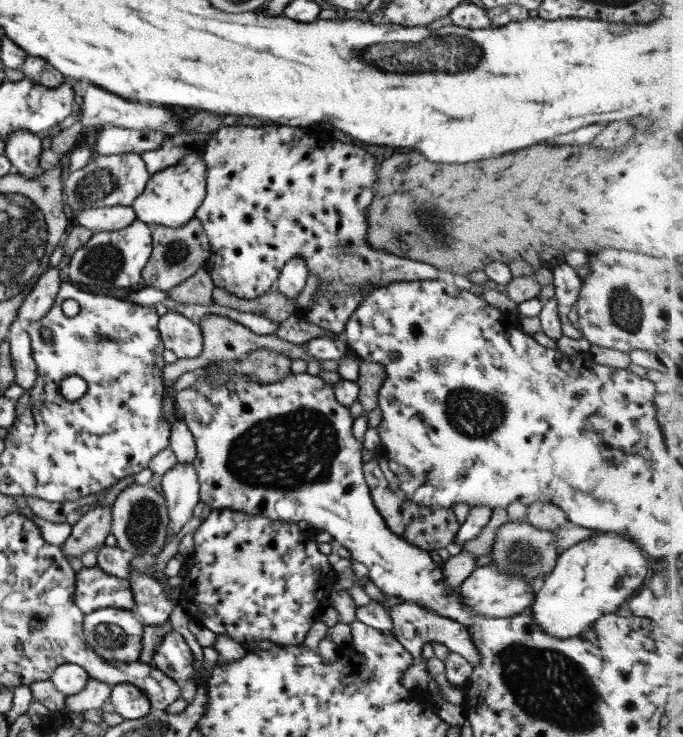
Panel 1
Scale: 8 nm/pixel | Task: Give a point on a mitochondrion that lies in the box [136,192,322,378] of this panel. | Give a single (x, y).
(177, 252)

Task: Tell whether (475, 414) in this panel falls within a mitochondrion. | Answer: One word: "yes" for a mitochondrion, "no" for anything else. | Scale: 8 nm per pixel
yes

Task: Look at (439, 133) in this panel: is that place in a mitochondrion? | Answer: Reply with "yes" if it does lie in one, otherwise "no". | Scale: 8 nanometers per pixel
no

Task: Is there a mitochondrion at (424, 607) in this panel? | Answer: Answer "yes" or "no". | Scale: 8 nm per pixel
no

